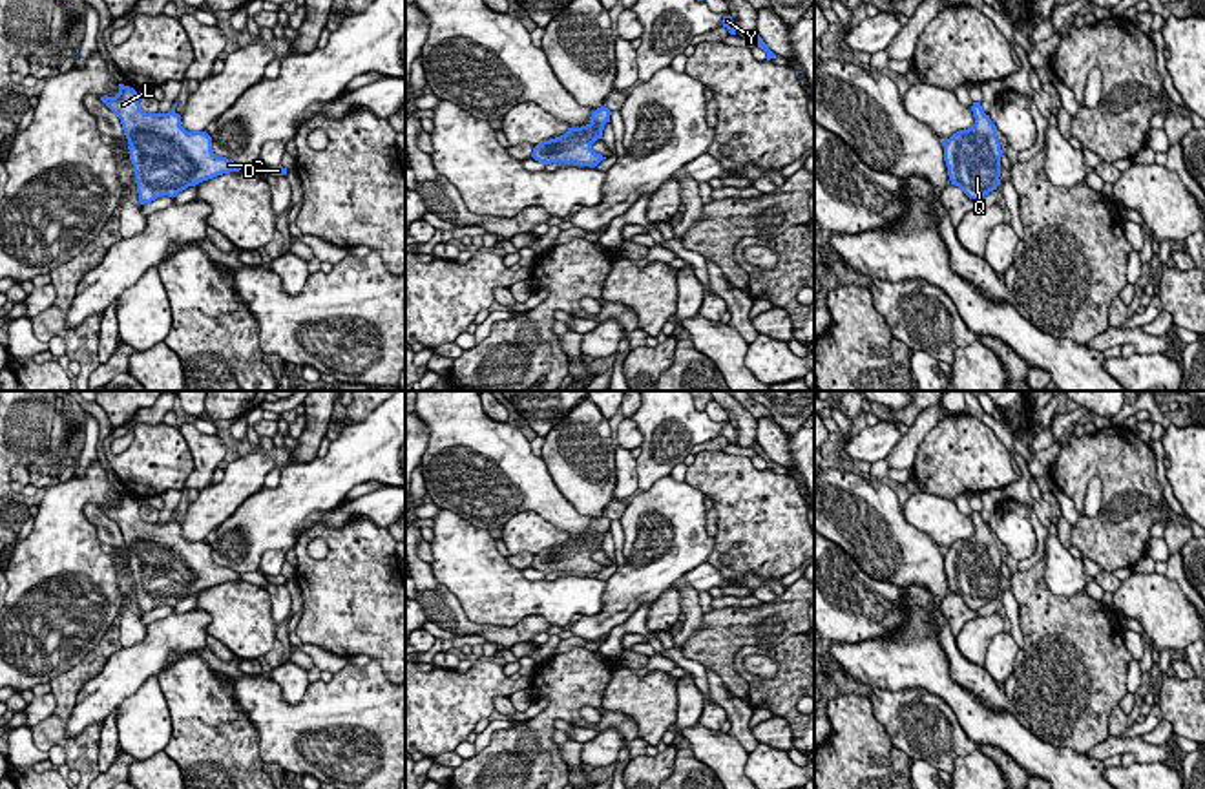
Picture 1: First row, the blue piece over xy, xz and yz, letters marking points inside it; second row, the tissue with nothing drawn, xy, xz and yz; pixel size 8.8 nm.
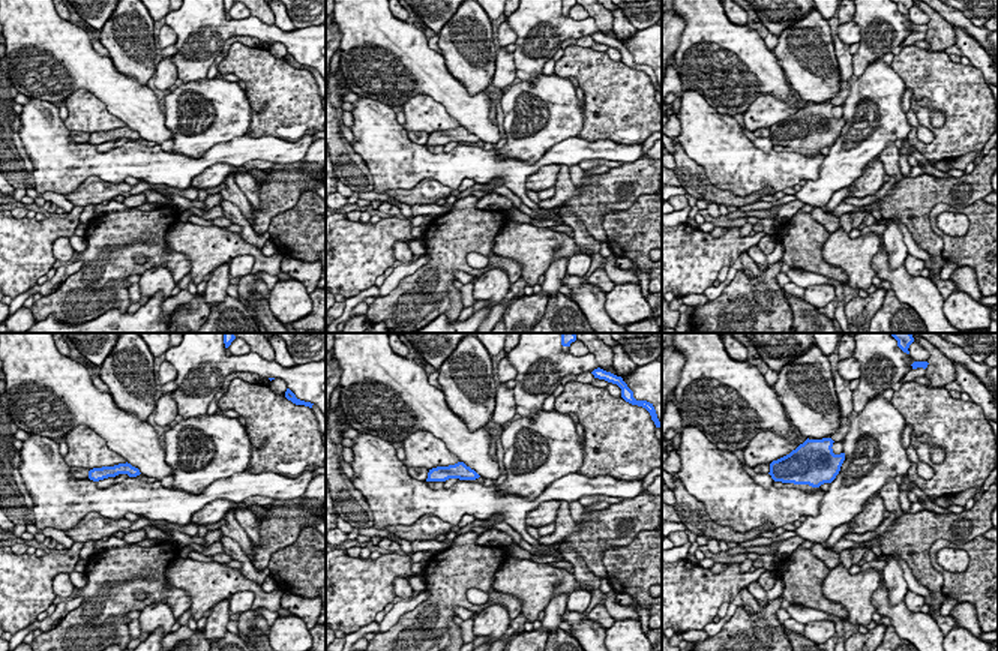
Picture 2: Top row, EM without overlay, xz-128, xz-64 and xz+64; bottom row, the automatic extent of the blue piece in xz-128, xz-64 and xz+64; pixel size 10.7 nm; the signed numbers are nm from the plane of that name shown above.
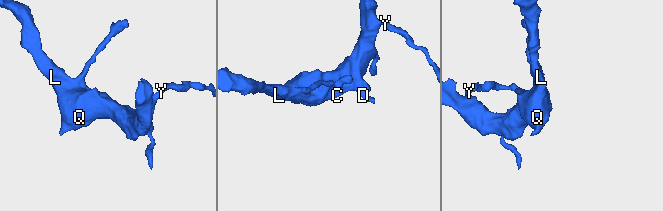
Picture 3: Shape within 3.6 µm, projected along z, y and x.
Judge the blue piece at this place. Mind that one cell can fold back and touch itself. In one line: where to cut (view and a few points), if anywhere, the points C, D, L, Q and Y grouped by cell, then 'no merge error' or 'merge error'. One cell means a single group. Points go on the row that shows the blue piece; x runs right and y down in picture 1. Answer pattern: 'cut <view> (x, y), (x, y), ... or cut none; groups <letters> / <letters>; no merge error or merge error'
cut none; groups C D L Q Y; no merge error

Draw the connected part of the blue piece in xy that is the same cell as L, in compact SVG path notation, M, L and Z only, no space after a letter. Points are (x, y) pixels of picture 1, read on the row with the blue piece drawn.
M119 84L115 97L104 95L100 100L120 119L141 205L161 195L175 197L188 186L241 170L232 159L214 153L206 132L181 126L177 102L168 113L146 113L137 91L124 84Z

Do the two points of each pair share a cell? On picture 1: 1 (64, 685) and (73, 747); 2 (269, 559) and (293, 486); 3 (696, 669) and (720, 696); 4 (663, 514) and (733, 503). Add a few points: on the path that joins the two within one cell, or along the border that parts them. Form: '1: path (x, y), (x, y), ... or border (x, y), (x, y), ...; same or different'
1: path (64, 702), (59, 733); same
2: border (285, 552), (267, 550), (258, 568); different
3: border (705, 669), (709, 696), (714, 702); different
4: border (683, 481), (705, 495); different

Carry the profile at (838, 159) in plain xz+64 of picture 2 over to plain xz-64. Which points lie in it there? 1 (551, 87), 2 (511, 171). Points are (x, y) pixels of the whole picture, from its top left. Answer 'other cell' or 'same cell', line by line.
1: same cell
2: other cell

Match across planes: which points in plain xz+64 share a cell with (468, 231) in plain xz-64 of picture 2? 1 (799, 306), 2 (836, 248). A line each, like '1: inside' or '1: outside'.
1: outside
2: outside

